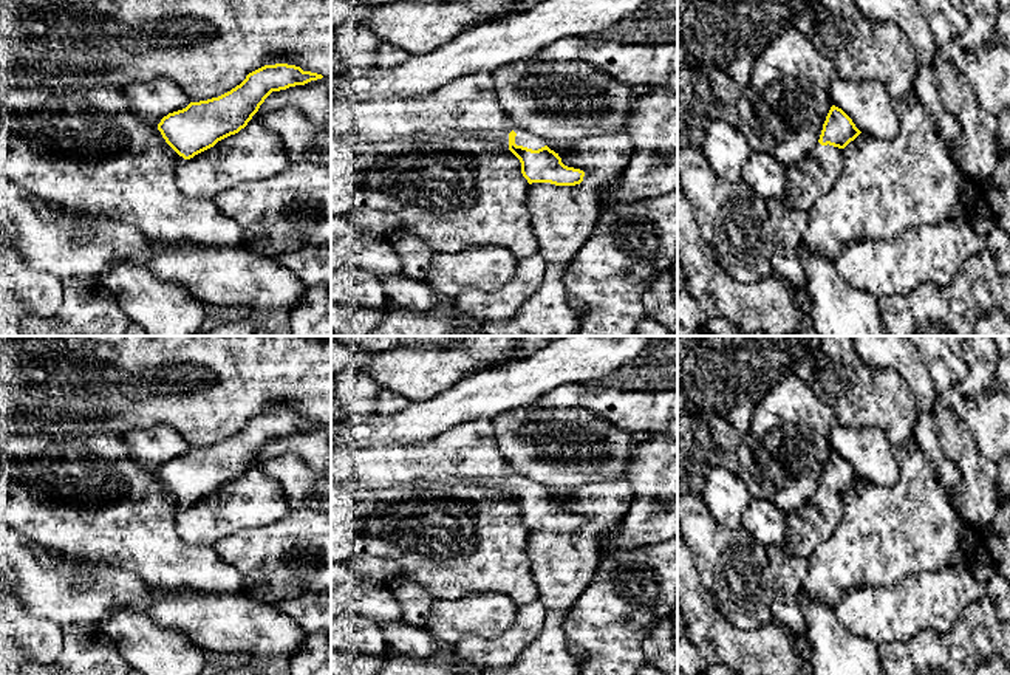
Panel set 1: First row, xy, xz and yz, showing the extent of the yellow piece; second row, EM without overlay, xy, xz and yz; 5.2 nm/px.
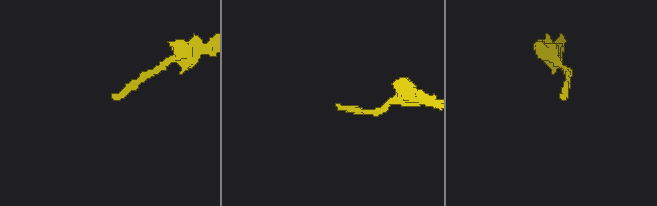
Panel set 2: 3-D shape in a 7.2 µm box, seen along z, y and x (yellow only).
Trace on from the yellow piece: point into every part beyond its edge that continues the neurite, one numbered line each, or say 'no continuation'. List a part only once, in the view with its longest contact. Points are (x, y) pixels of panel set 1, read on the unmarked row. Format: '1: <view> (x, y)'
1: xz (467, 452)

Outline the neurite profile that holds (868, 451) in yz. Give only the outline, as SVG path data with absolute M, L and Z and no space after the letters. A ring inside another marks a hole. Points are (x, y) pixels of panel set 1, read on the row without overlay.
M835 420L829 444L832 452L841 455L862 480L880 488L897 483L899 466L891 452L892 444L882 430L848 429Z

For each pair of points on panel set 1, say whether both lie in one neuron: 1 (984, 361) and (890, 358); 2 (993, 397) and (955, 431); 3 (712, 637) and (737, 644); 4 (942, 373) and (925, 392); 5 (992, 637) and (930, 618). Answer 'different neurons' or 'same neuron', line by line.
1: different neurons
2: different neurons
3: same neuron
4: different neurons
5: different neurons

